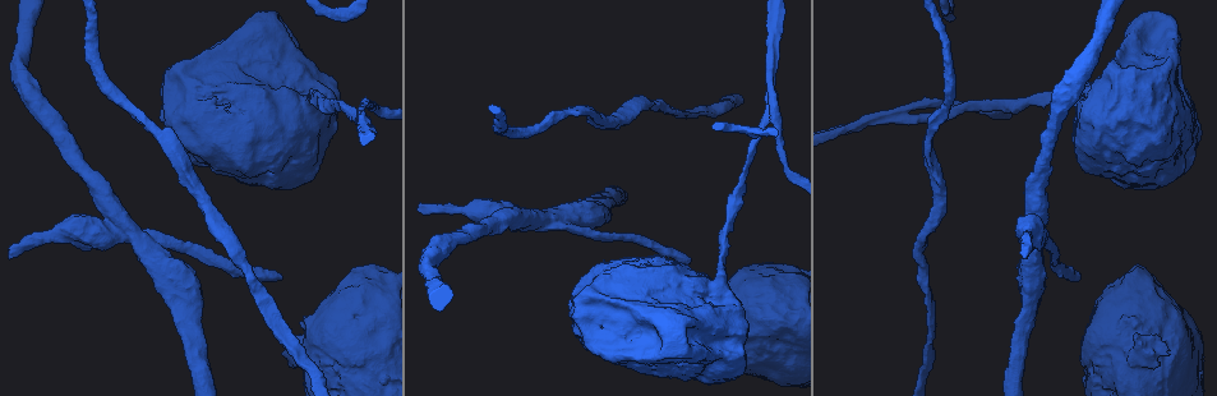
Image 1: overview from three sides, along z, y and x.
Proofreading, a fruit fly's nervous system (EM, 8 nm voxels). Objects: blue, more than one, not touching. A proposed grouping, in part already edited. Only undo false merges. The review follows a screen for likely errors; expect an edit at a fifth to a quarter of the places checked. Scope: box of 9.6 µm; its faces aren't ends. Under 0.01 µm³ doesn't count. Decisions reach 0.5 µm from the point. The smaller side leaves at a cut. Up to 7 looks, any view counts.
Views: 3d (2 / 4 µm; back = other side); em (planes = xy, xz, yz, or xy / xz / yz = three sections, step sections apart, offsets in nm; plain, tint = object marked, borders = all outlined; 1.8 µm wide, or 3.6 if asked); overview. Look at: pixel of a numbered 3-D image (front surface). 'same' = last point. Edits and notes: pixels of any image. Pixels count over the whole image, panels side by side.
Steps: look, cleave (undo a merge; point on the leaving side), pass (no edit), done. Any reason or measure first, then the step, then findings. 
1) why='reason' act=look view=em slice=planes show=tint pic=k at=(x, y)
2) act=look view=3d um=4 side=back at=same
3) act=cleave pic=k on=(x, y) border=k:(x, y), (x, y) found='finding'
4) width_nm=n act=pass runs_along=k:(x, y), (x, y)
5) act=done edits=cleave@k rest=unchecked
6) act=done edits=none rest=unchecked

why='closes a loop' act=look view=em um=3.6 slice=xy step=4 show=tint pic=1 at=(300, 113)

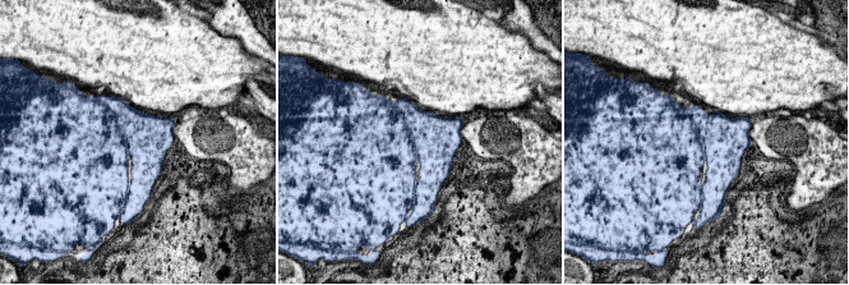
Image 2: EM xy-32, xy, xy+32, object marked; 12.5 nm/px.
why='cut it another way' act=look view=em um=3.6 slice=planes show=tint at=same

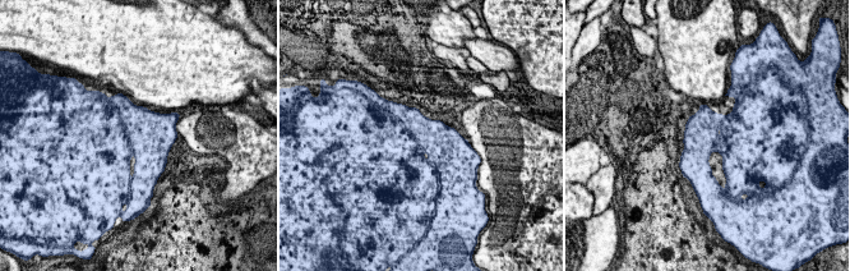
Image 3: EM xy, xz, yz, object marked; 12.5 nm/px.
act=pass found='continuous, no second neuron'

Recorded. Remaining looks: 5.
why='thick turns thin' act=look view=em um=3.6 slice=planes show=tint pic=1 at=(307, 348)

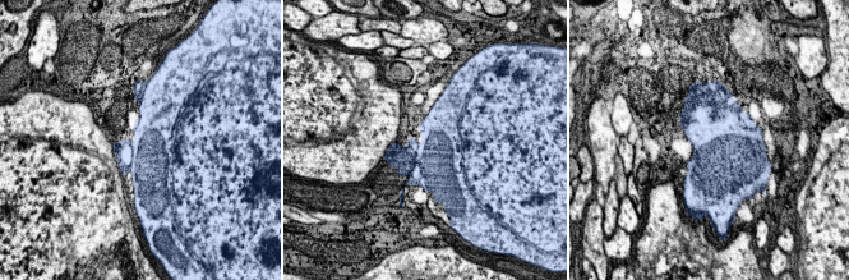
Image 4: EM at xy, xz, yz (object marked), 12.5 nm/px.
act=pass found='all the same neuron'

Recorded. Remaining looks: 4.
act=look view=em slice=yz step=8 show=tint pic=1 at=(534, 221)

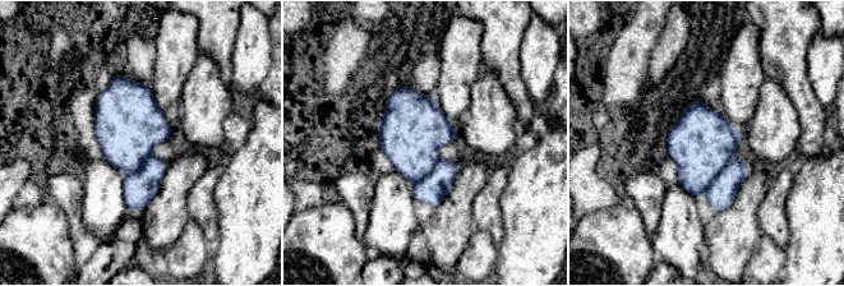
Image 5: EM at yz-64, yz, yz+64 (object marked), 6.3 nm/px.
why='another direction' act=look view=em slice=xz step=8 show=tint at=same

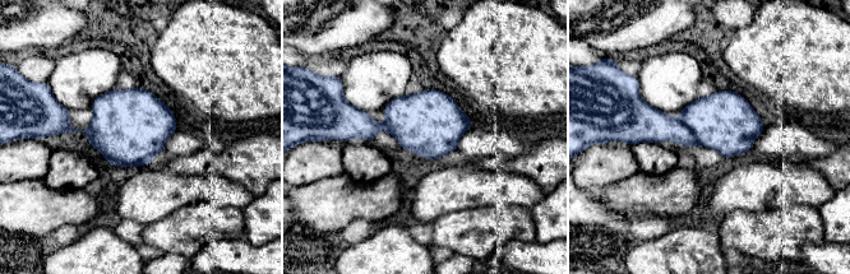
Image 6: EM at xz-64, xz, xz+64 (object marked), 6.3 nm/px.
width_nm=380 act=cleave pic=6 on=(650, 125) border=6:(679, 117), (698, 143) found='a second neuron is stuck on'

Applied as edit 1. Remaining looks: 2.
act=done edits=cleave@6 rest=unchecked

